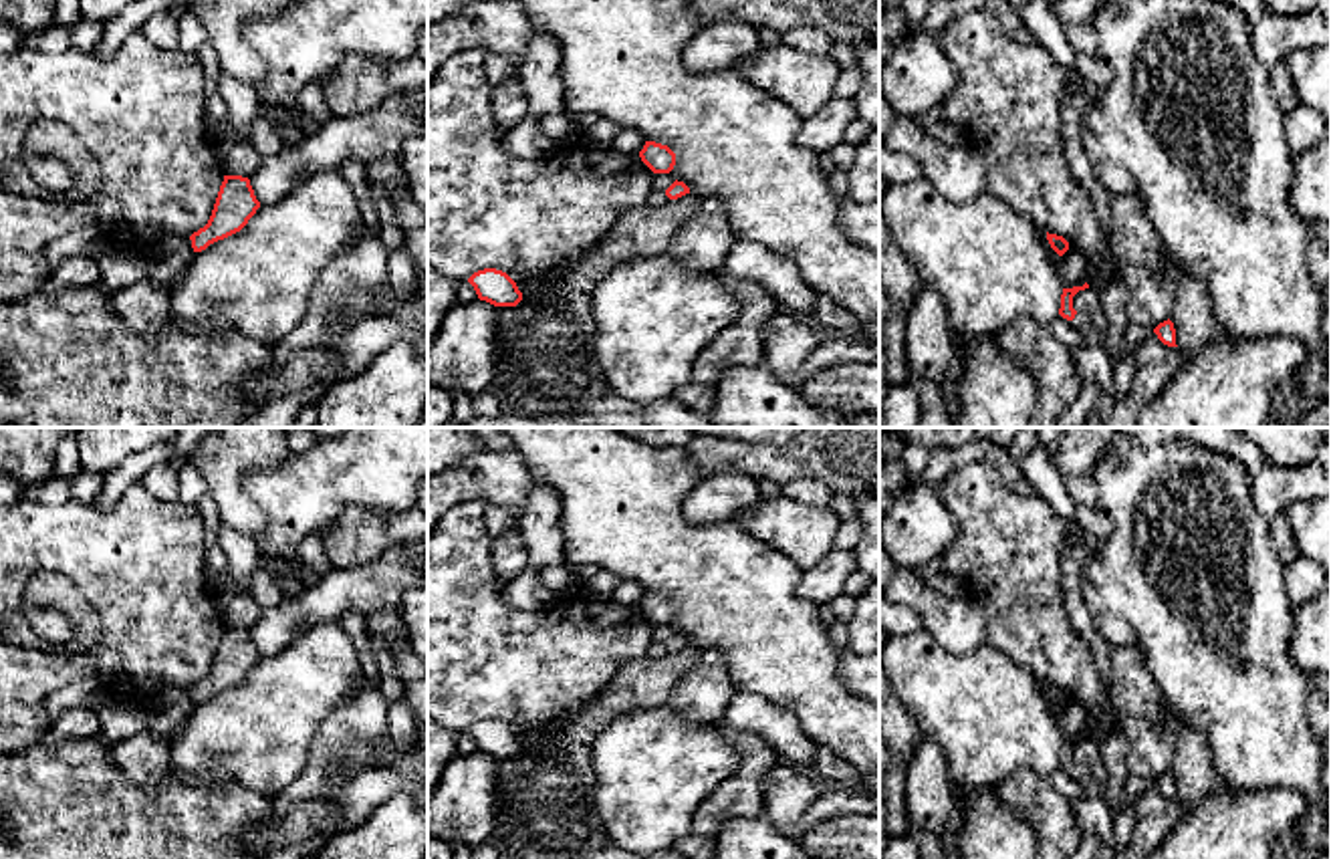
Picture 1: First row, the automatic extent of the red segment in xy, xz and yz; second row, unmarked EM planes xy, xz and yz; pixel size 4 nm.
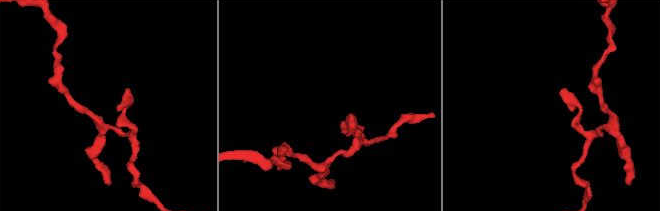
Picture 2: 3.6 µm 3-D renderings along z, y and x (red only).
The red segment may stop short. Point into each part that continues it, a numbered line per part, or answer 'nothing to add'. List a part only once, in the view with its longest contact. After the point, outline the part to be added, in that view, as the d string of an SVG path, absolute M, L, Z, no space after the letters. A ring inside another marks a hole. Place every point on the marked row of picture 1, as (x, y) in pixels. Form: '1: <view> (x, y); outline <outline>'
nothing to add

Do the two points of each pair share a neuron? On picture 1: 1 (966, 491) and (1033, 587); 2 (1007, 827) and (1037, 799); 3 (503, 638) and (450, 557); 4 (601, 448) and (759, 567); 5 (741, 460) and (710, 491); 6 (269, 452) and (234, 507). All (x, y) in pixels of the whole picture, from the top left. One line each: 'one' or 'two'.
1: one
2: two
3: one
4: one
5: two
6: one

